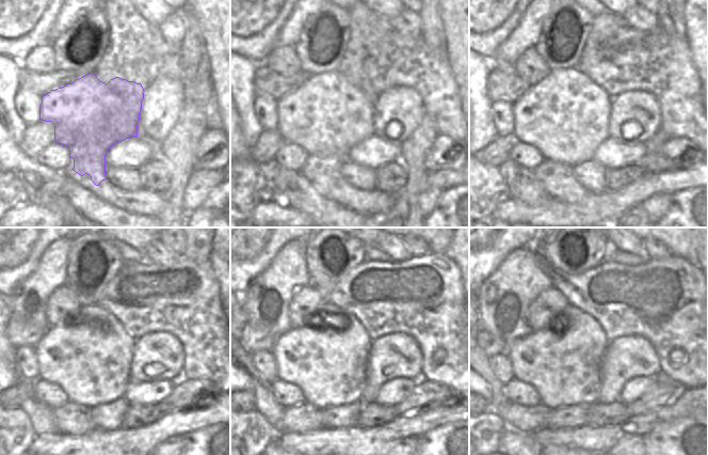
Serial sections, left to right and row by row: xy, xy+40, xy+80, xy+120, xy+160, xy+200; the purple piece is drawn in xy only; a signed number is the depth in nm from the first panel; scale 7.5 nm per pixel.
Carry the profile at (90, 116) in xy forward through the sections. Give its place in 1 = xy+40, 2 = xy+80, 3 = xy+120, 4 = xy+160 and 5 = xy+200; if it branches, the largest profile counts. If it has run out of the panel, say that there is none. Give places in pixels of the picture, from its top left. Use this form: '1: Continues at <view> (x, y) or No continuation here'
1: Continues at xy+40 (328, 114)
2: Continues at xy+80 (565, 116)
3: Continues at xy+120 (89, 356)
4: Continues at xy+160 (327, 362)
5: Continues at xy+200 (563, 365).

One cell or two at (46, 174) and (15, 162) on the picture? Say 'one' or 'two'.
one

